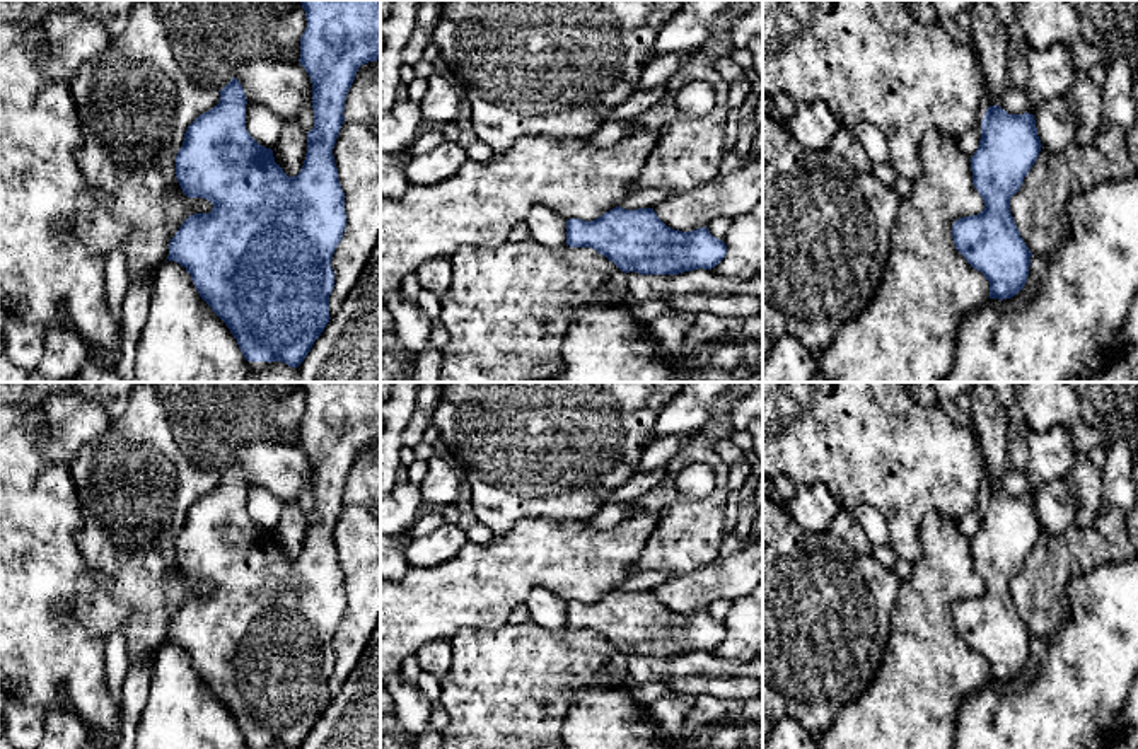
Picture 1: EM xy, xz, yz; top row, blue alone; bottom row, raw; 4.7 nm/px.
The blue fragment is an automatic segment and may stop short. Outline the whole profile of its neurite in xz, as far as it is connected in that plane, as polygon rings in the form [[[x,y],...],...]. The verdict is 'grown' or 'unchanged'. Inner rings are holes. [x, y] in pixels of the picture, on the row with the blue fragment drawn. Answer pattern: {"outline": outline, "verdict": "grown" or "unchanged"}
{"outline": [[[616,206],[595,220],[566,220],[566,246],[590,247],[621,271],[640,275],[679,275],[711,270],[727,254],[723,241],[706,227],[681,232],[667,227],[653,208]]], "verdict": "unchanged"}

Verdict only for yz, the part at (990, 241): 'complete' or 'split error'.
complete

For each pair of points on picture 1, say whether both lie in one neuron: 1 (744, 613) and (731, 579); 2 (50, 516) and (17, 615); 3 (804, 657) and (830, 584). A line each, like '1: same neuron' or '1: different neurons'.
1: different neurons
2: same neuron
3: same neuron

